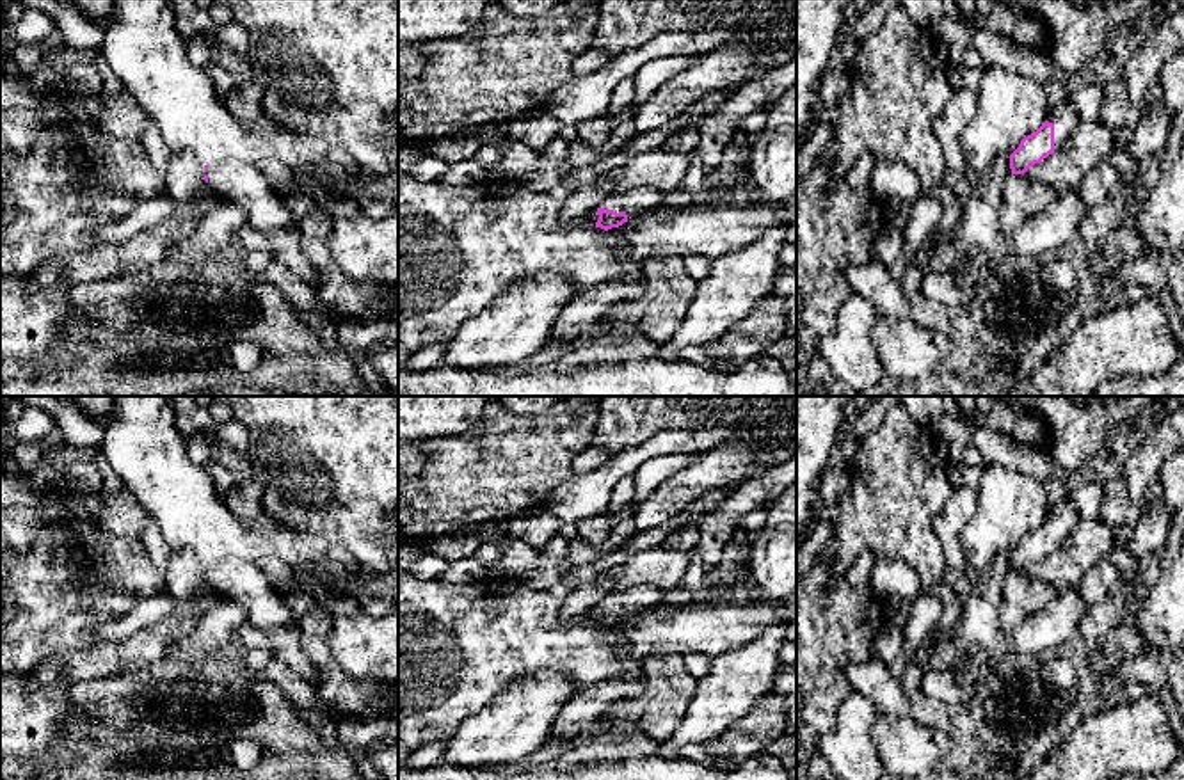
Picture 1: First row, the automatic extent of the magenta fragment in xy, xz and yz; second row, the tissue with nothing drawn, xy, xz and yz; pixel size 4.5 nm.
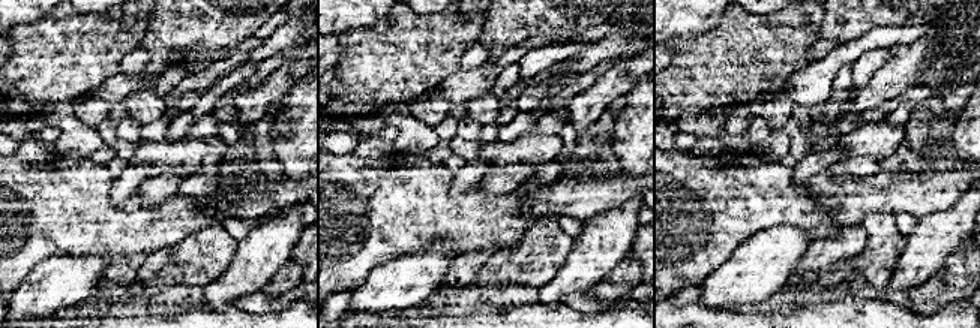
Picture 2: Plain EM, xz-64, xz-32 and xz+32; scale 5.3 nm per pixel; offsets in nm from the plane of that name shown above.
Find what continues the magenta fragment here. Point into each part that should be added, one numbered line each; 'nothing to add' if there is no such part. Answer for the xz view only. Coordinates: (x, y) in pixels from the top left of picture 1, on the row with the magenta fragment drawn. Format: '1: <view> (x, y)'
1: xz (637, 201)

